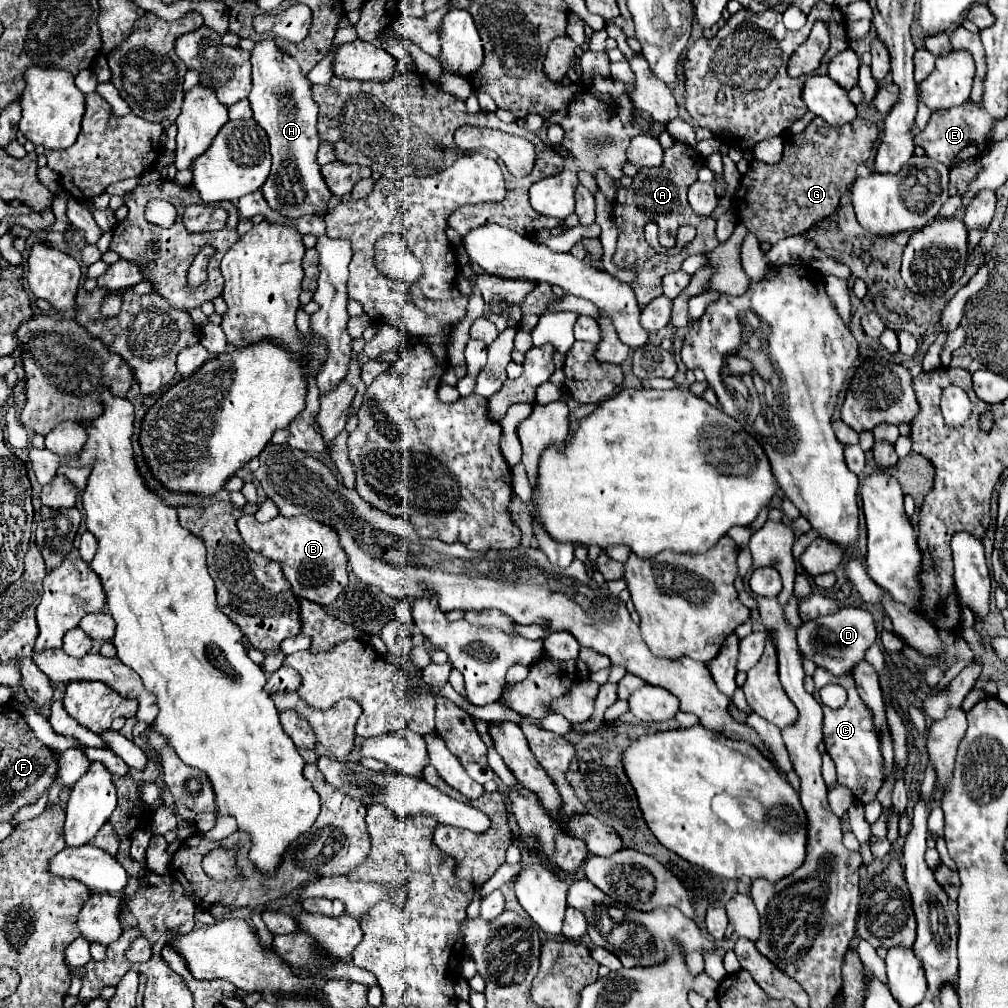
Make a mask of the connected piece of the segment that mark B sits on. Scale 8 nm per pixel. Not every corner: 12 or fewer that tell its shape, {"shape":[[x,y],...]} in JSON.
{"shape":[[306,516],[236,526],[282,564],[298,598],[328,606],[348,586],[332,528]]}

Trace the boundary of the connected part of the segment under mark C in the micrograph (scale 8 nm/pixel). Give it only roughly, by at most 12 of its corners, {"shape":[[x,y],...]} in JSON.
{"shape":[[814,672],[816,692],[840,684],[842,708],[824,706],[824,744],[838,782],[858,802],[876,798],[882,776],[872,714],[852,676]]}

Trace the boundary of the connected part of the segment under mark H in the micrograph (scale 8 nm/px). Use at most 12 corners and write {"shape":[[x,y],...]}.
{"shape":[[272,38],[252,52],[254,120],[270,138],[266,202],[324,216],[318,106]]}

